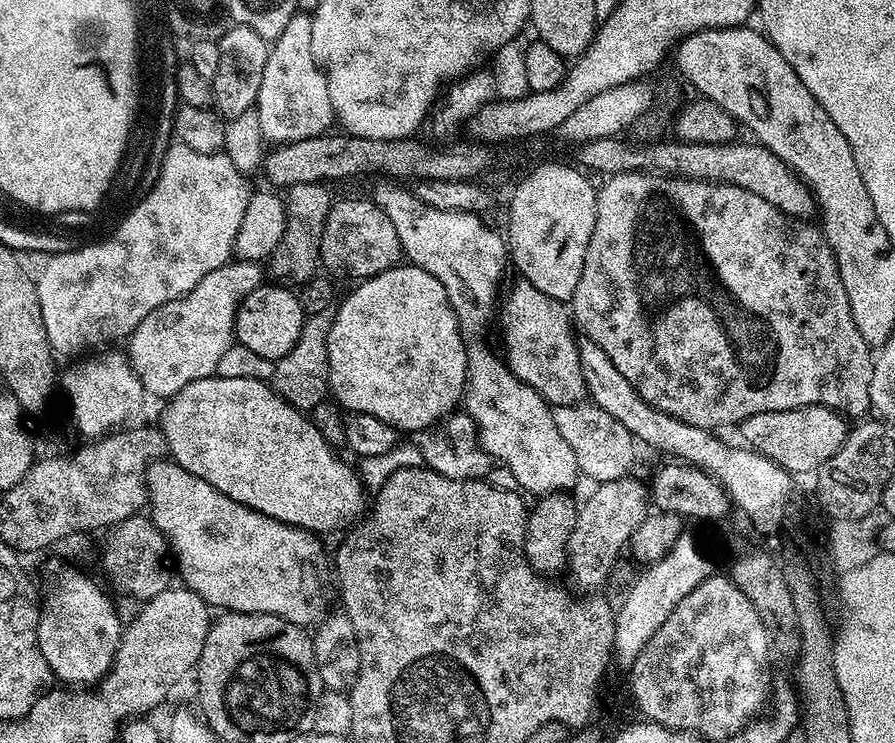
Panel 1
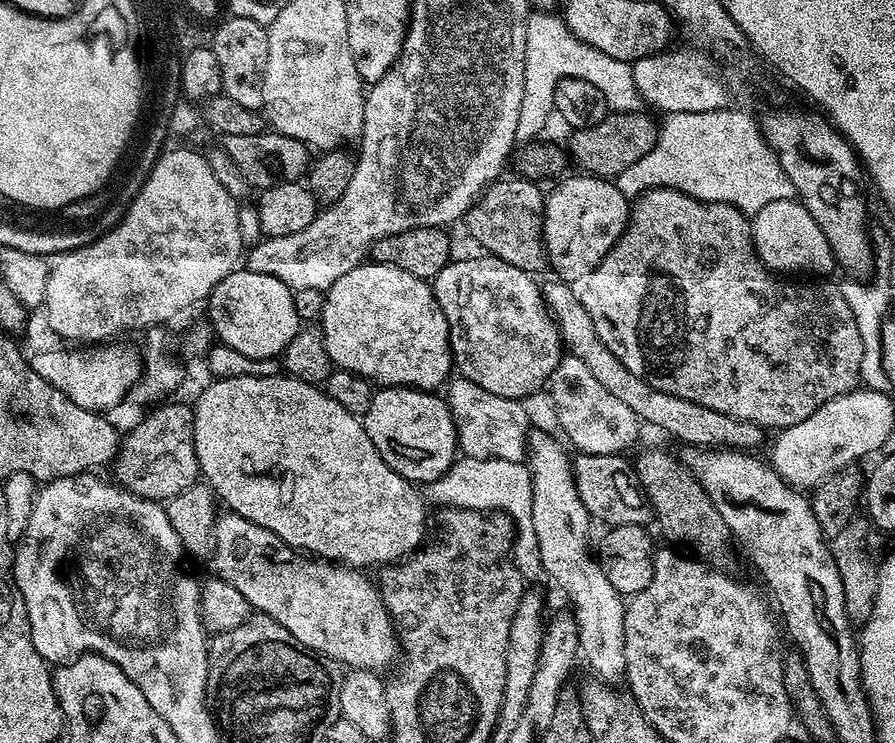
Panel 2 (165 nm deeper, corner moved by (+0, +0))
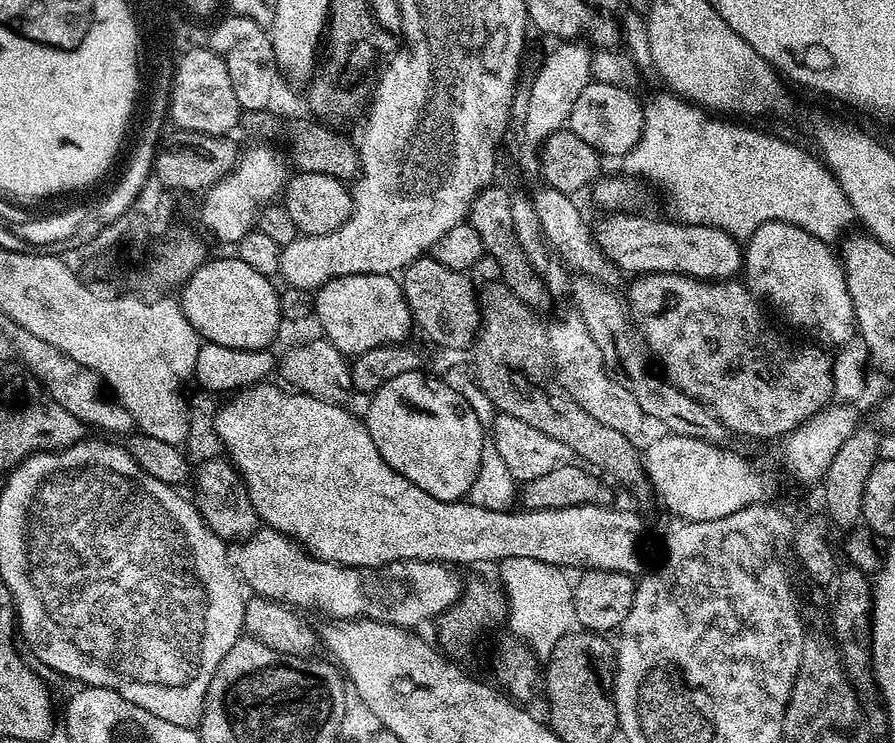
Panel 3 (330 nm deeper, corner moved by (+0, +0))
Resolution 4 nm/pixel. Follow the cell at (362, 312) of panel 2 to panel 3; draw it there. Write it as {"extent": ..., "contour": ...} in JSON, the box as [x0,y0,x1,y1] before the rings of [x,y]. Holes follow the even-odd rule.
{"extent":[314,274,413,358],"contour":[[[354,274],[334,278],[315,289],[314,295],[314,315],[324,335],[345,357],[355,358],[383,344],[403,345],[408,331],[413,331],[412,311],[408,308],[401,281],[395,275]]]}

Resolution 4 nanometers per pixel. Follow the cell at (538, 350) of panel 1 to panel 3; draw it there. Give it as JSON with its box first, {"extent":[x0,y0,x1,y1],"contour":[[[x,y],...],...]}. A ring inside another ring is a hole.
{"extent":[403,254,482,349],"contour":[[[428,254],[419,256],[414,263],[403,269],[404,297],[412,311],[415,327],[421,328],[434,343],[444,348],[467,349],[482,327],[478,288],[472,285],[472,278],[469,273],[455,272],[442,266],[442,262],[433,260]]]}

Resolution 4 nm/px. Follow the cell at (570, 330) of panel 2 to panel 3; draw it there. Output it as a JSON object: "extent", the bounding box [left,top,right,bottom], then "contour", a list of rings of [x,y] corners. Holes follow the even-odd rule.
{"extent":[470,186,548,310],"contour":[[[489,186],[483,188],[476,195],[472,203],[470,213],[470,223],[474,230],[478,230],[480,241],[485,253],[494,263],[500,267],[499,279],[511,292],[518,297],[525,306],[533,310],[541,310],[548,304],[548,288],[544,285],[544,280],[539,276],[538,268],[528,260],[519,244],[518,235],[515,233],[514,220],[511,218],[511,206],[513,193],[508,193],[504,188]]]}

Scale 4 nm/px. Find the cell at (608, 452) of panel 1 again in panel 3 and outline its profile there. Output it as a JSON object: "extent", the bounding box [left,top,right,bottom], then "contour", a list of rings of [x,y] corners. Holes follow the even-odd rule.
{"extent":[548,318,646,438],"contour":[[[573,318],[551,325],[548,328],[548,341],[552,351],[552,364],[556,367],[556,378],[570,394],[570,398],[574,398],[574,402],[578,402],[578,406],[582,406],[586,414],[598,418],[598,422],[603,422],[605,426],[633,438],[639,437],[639,432],[646,424],[646,417],[639,409],[634,395],[624,390],[608,371],[597,343],[587,332],[582,320]]]}

